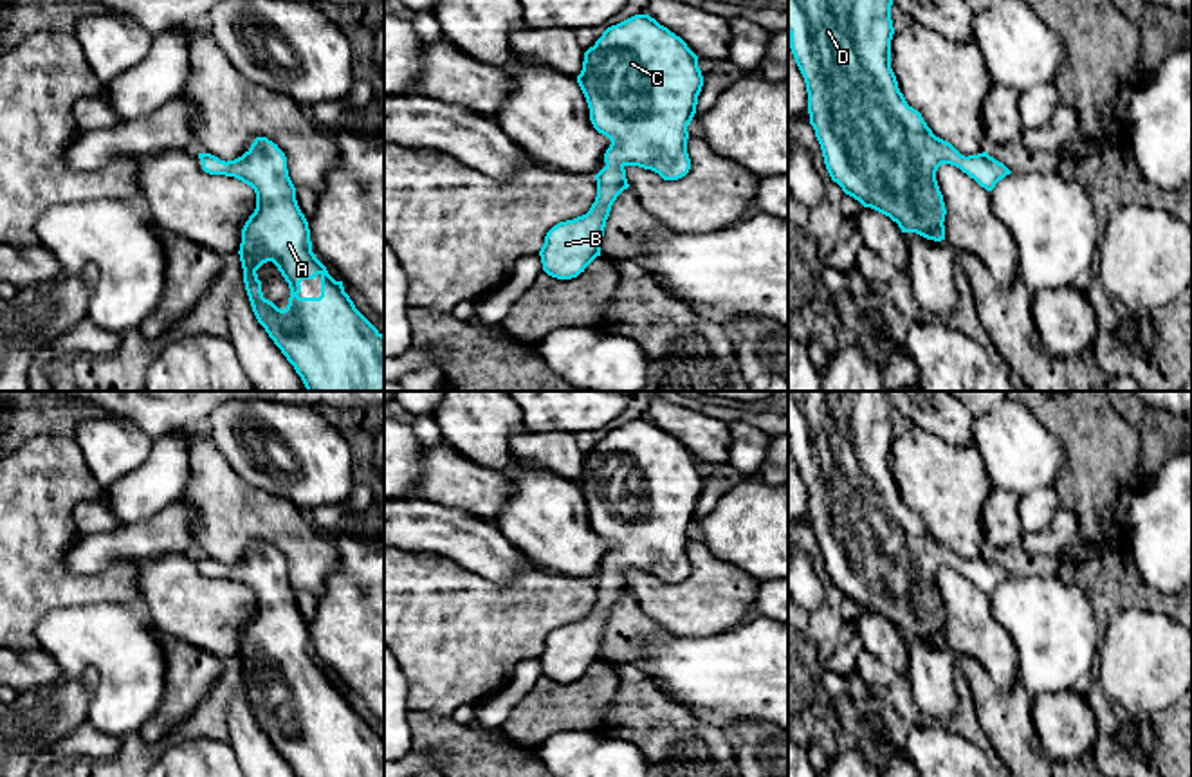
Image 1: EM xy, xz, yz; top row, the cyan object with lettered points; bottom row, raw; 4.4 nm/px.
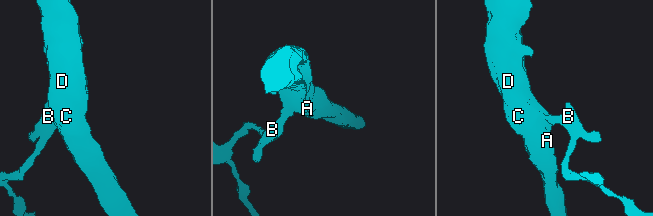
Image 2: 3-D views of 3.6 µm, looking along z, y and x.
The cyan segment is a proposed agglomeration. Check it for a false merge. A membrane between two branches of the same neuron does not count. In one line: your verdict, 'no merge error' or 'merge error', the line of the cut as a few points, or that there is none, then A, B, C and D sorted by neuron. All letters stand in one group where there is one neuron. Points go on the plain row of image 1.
no merge error; no cut; A B C D

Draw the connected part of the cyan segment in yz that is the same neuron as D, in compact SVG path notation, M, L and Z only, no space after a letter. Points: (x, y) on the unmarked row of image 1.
M788 391L788 438L795 467L808 496L810 528L821 548L826 573L842 595L898 627L902 636L927 644L945 644L945 606L936 575L941 568L959 571L981 591L992 595L1012 575L986 555L961 559L950 546L936 541L922 517L907 508L891 472L893 402L887 391Z

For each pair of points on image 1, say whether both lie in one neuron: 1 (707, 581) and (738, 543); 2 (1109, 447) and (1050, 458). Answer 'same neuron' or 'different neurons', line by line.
1: different neurons
2: different neurons

